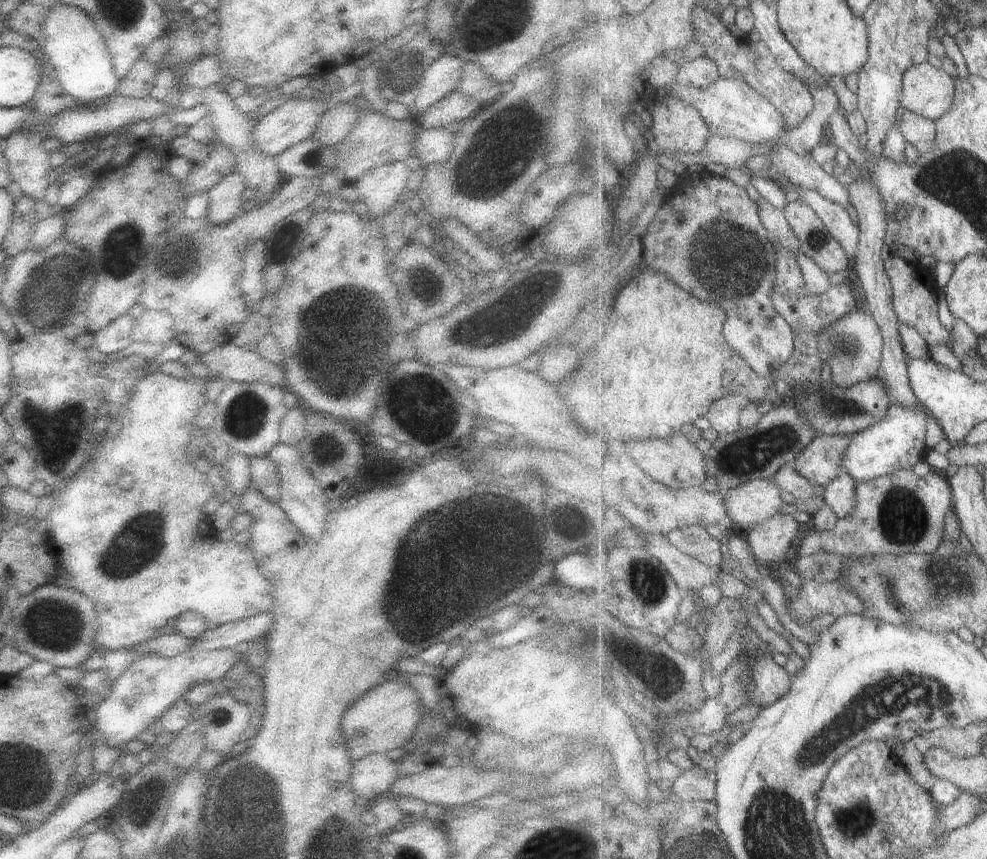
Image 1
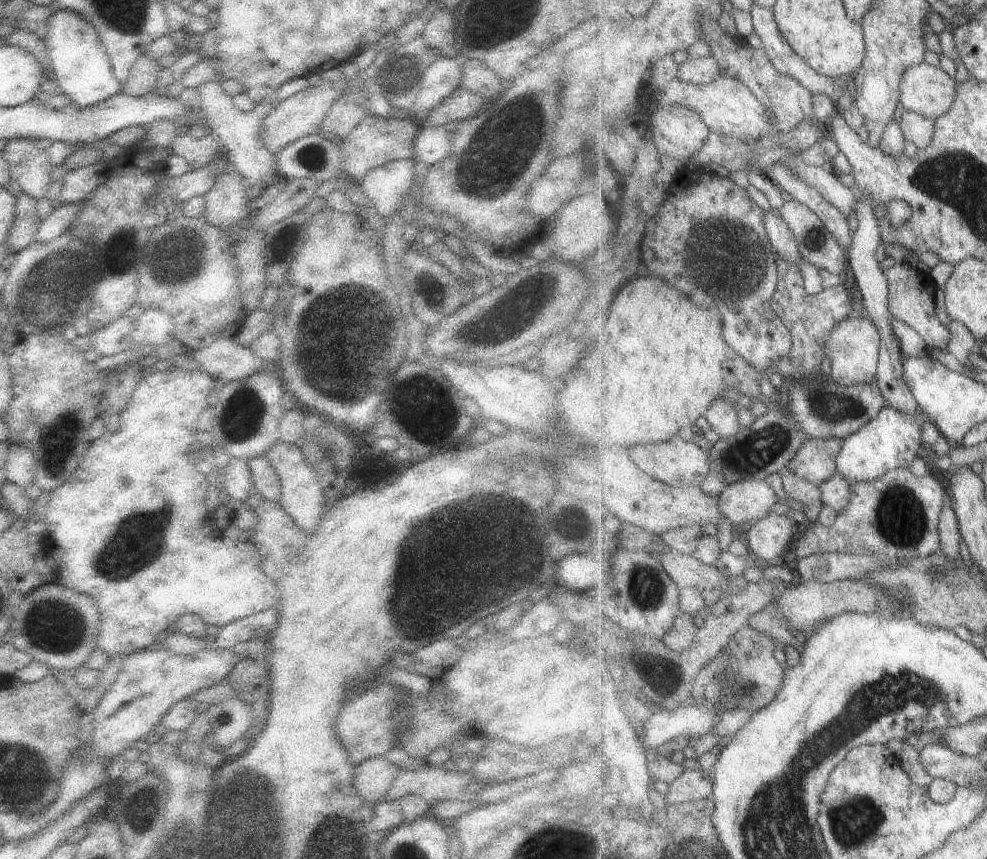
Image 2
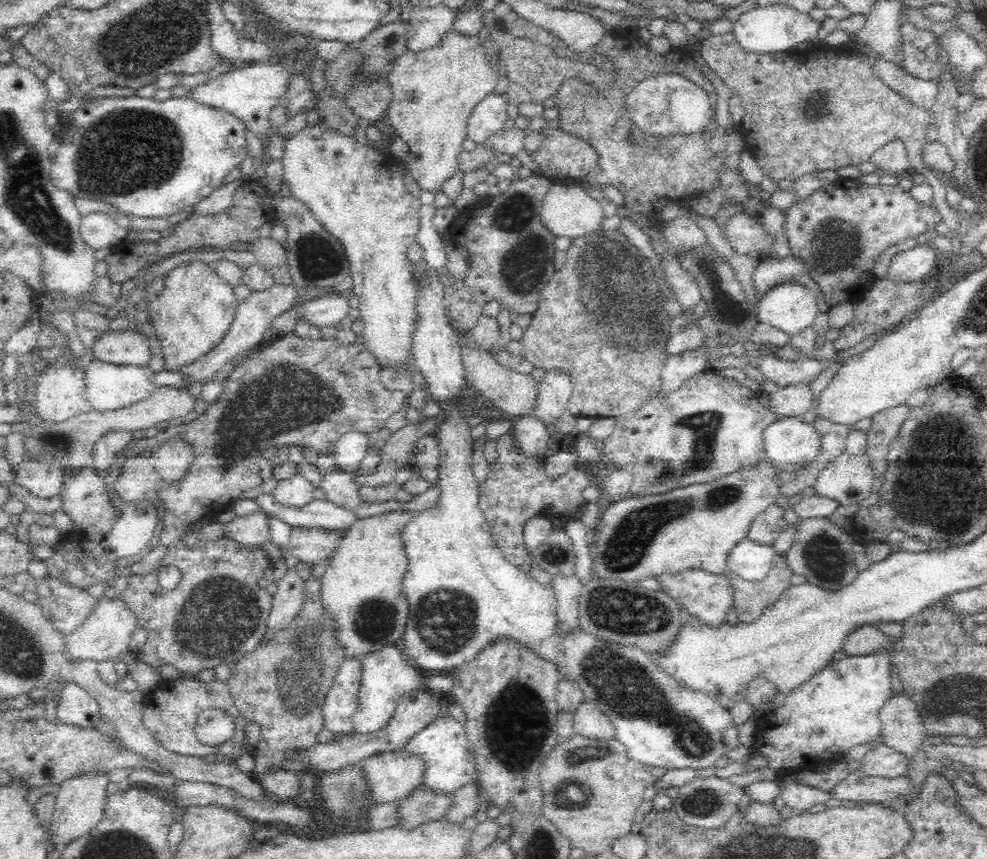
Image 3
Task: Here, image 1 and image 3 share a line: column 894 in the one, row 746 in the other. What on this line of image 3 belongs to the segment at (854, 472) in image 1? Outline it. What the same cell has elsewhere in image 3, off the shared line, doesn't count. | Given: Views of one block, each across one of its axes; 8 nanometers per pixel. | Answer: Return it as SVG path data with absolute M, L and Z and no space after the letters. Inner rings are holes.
M449 712L434 717L419 733L413 734L404 747L424 759L426 771L420 785L426 785L436 793L452 795L472 777L476 777L475 754L465 726Z

